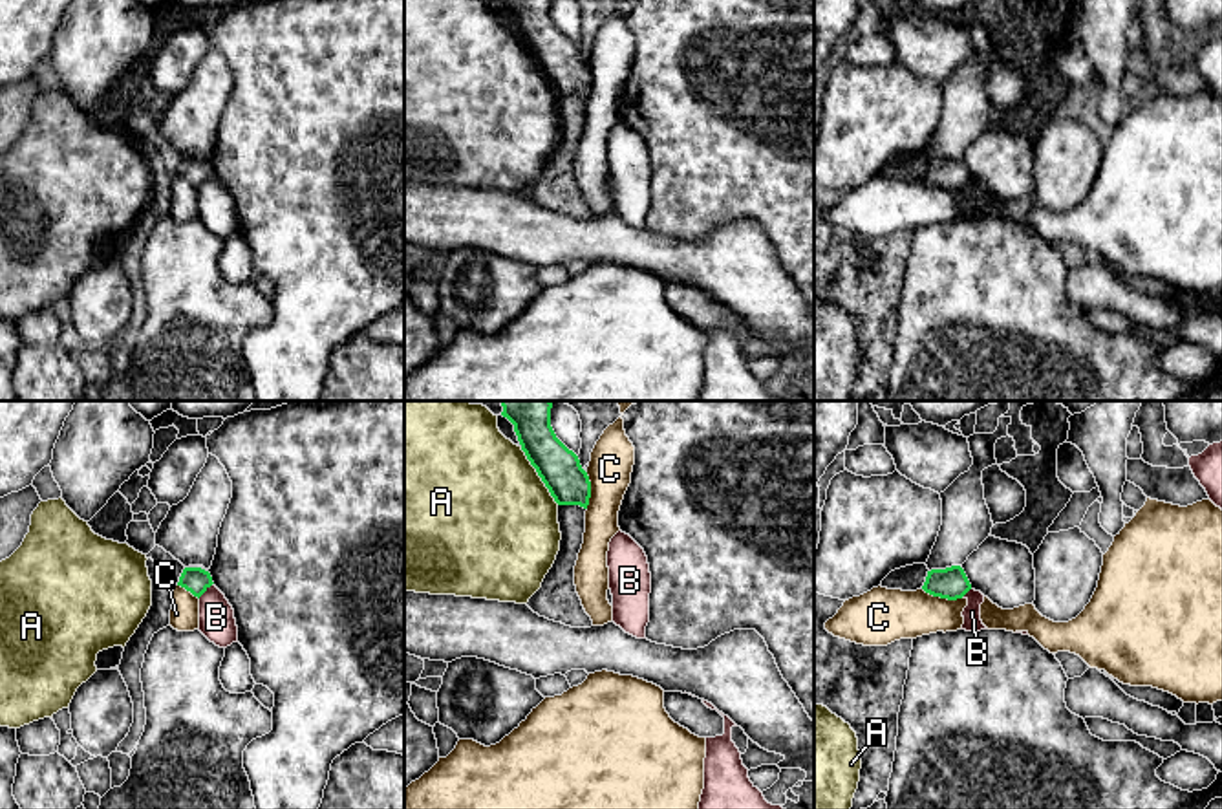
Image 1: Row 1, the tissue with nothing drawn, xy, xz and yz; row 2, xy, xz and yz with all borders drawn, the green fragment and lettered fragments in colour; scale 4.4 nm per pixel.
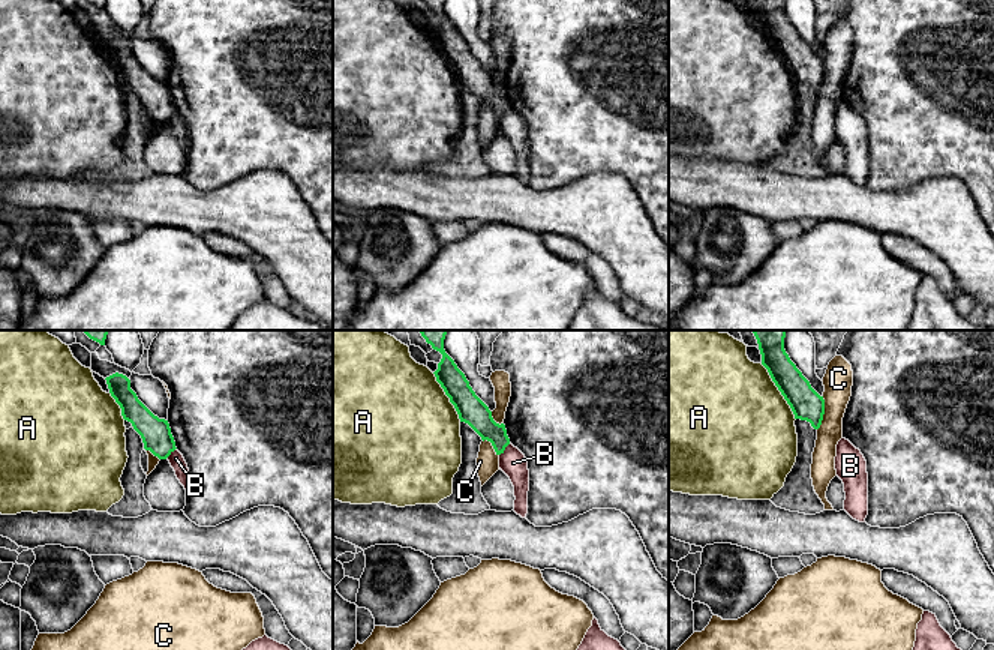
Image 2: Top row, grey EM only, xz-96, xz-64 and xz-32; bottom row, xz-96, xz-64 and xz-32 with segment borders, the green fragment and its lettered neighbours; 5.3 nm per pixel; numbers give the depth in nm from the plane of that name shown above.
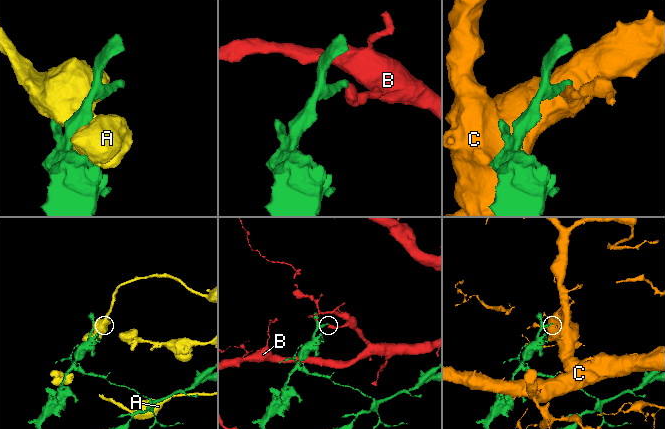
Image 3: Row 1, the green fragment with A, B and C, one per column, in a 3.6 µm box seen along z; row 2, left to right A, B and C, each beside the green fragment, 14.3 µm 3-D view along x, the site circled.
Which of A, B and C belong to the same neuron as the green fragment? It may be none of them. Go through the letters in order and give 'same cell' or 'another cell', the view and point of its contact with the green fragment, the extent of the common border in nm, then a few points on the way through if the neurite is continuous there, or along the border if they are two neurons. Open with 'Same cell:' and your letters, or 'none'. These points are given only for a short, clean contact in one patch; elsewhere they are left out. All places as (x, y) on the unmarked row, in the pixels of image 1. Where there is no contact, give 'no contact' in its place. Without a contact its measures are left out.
Same cell: none
A: another cell | xz (538, 64) | 300 nm
B: another cell | xy (205, 180) | 100 nm | along xy (213, 172), (198, 187)
C: another cell | yz (943, 187) | 190 nm

